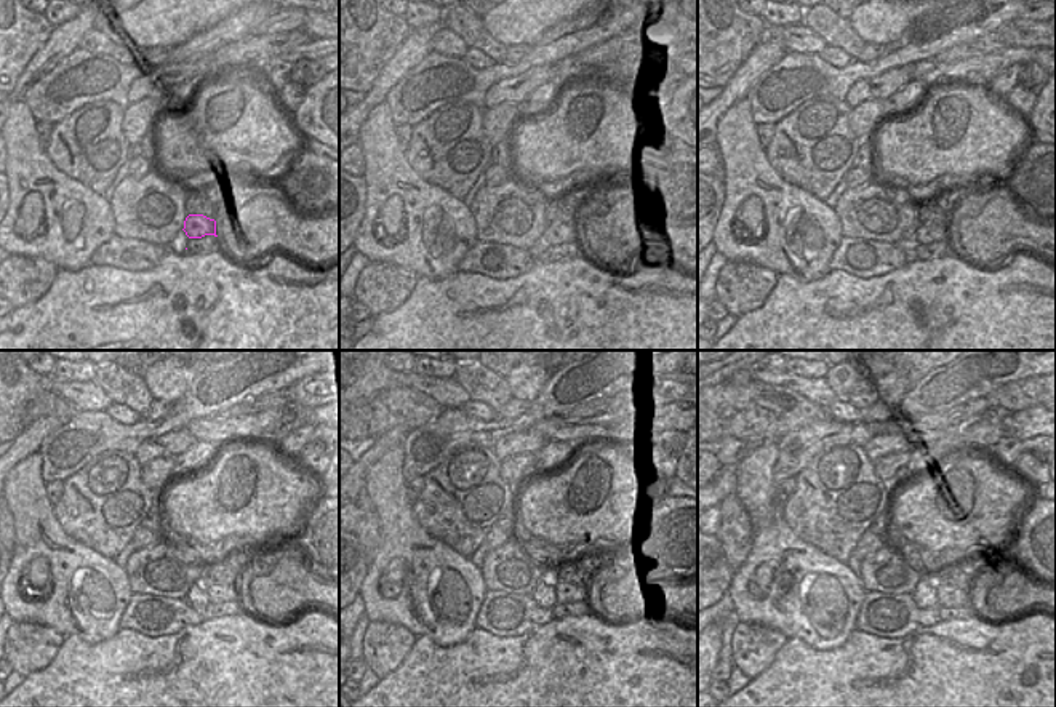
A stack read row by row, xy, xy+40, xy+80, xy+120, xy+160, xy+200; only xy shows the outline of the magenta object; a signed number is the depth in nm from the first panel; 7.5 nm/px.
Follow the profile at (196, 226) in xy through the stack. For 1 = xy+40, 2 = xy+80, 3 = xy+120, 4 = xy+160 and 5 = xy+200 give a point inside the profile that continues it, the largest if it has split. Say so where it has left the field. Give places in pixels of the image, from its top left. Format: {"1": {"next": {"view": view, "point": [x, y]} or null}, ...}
{"1": {"next": {"view": "xy+40", "point": [557, 232]}}, "2": {"next": {"view": "xy+80", "point": [925, 234]}}, "3": {"next": {"view": "xy+120", "point": [216, 592]}}, "4": {"next": {"view": "xy+160", "point": [567, 592]}}, "5": {"next": {"view": "xy+200", "point": [951, 595]}}}

